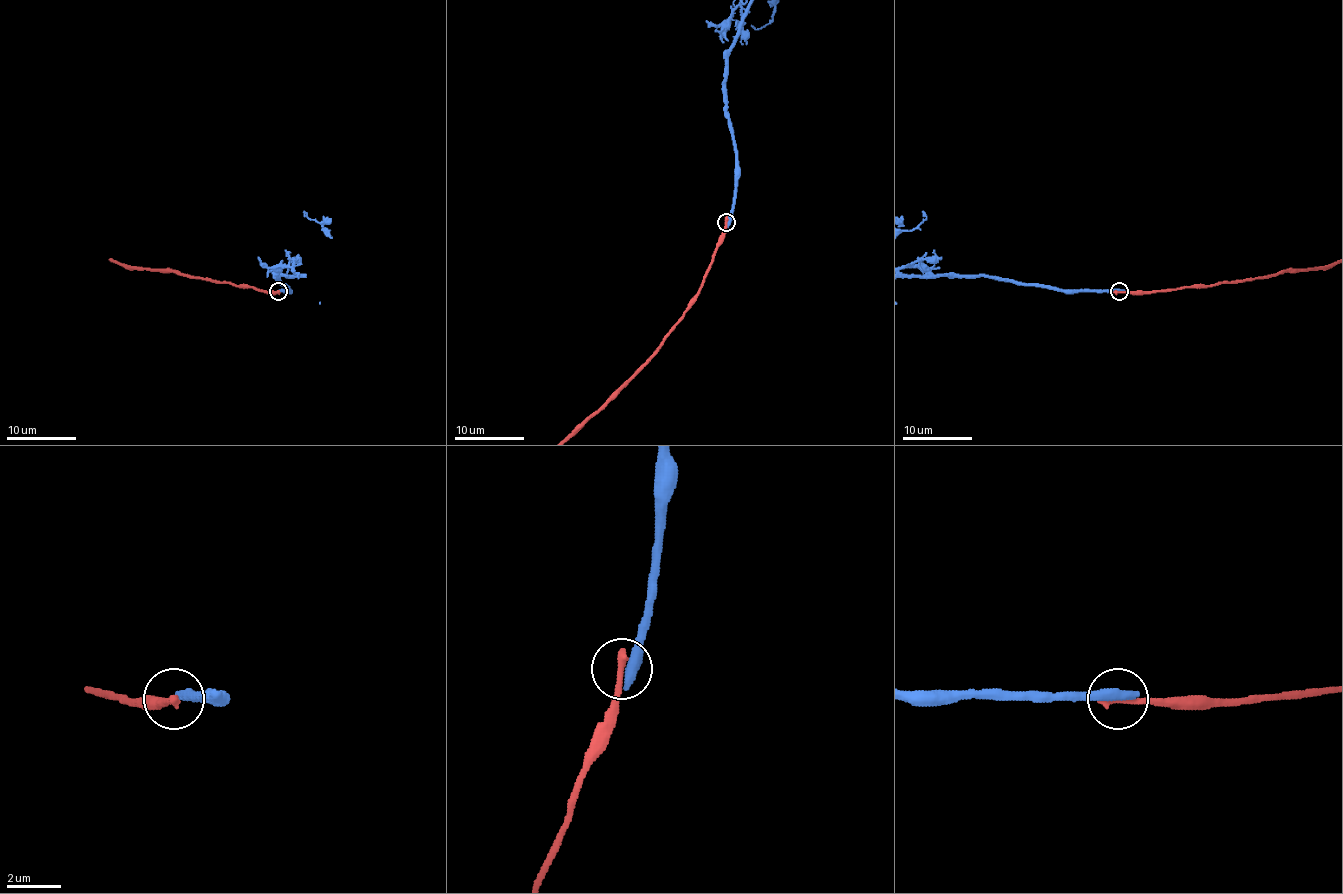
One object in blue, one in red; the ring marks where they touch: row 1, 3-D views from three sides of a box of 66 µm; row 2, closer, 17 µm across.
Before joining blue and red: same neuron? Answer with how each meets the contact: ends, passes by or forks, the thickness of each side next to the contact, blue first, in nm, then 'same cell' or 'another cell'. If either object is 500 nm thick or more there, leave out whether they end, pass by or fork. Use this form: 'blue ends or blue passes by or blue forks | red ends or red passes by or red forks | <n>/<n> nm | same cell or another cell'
blue ends | red ends | 480/320 nm | another cell

